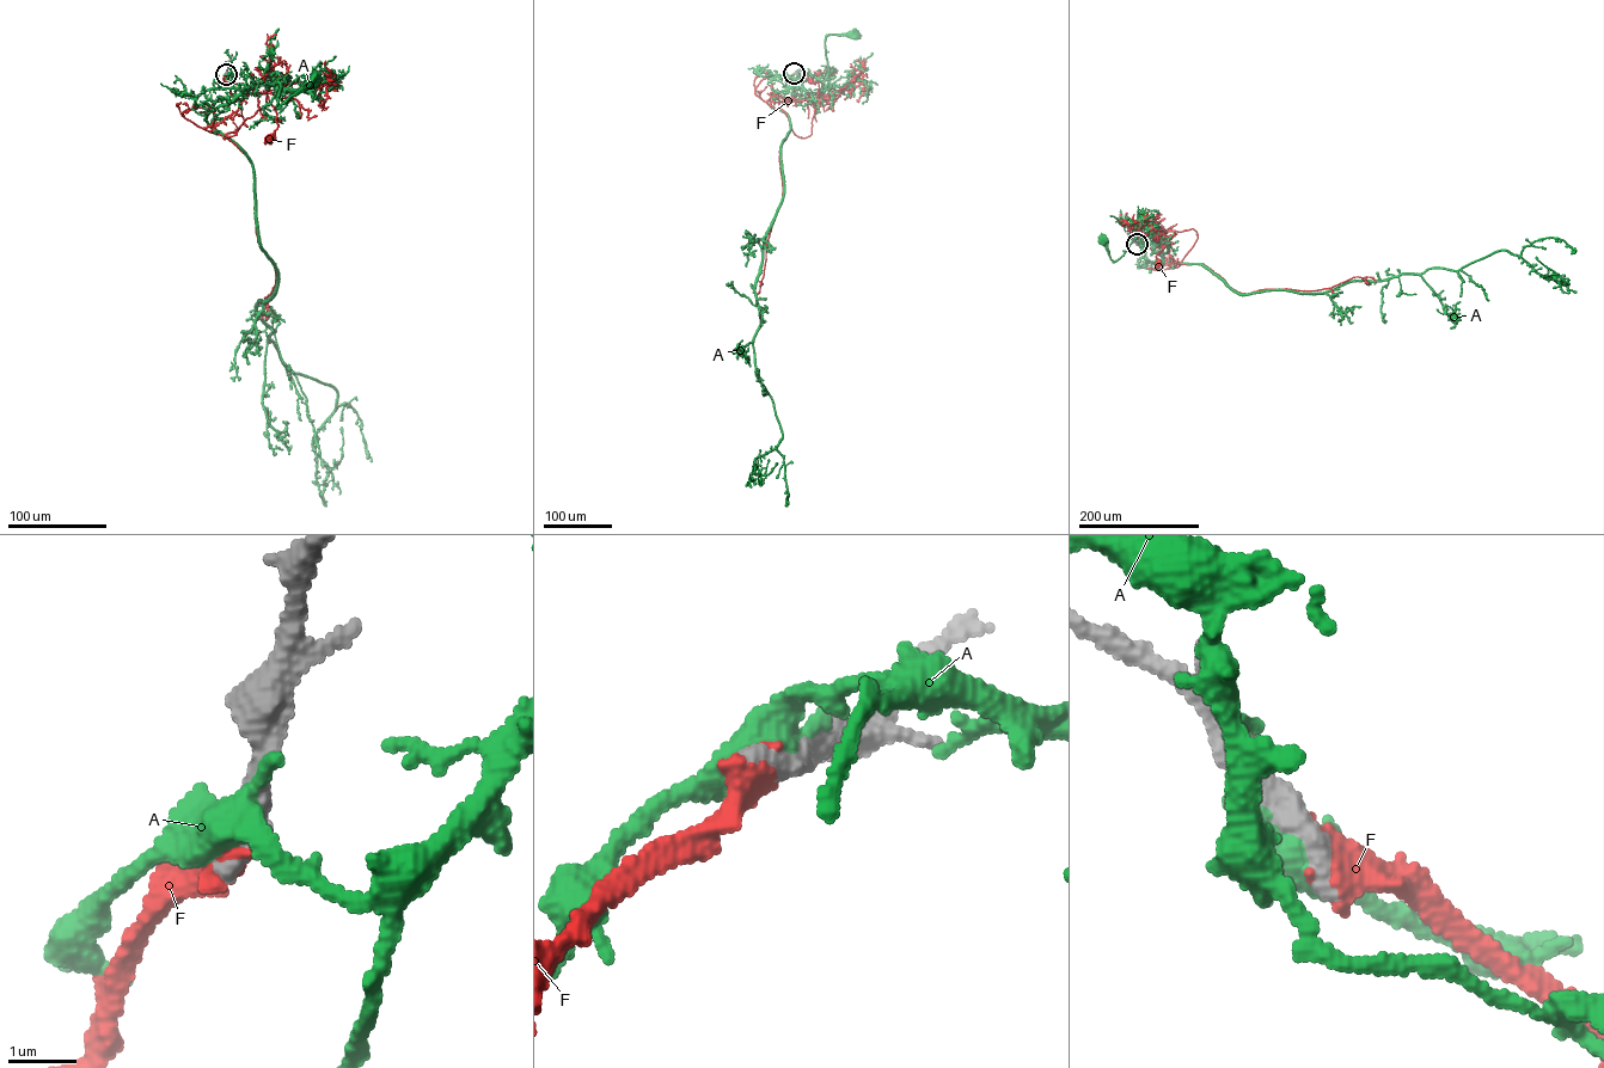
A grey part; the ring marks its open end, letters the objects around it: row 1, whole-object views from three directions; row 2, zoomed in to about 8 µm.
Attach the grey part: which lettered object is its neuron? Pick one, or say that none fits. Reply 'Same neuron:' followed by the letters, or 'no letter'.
Same neuron: F

